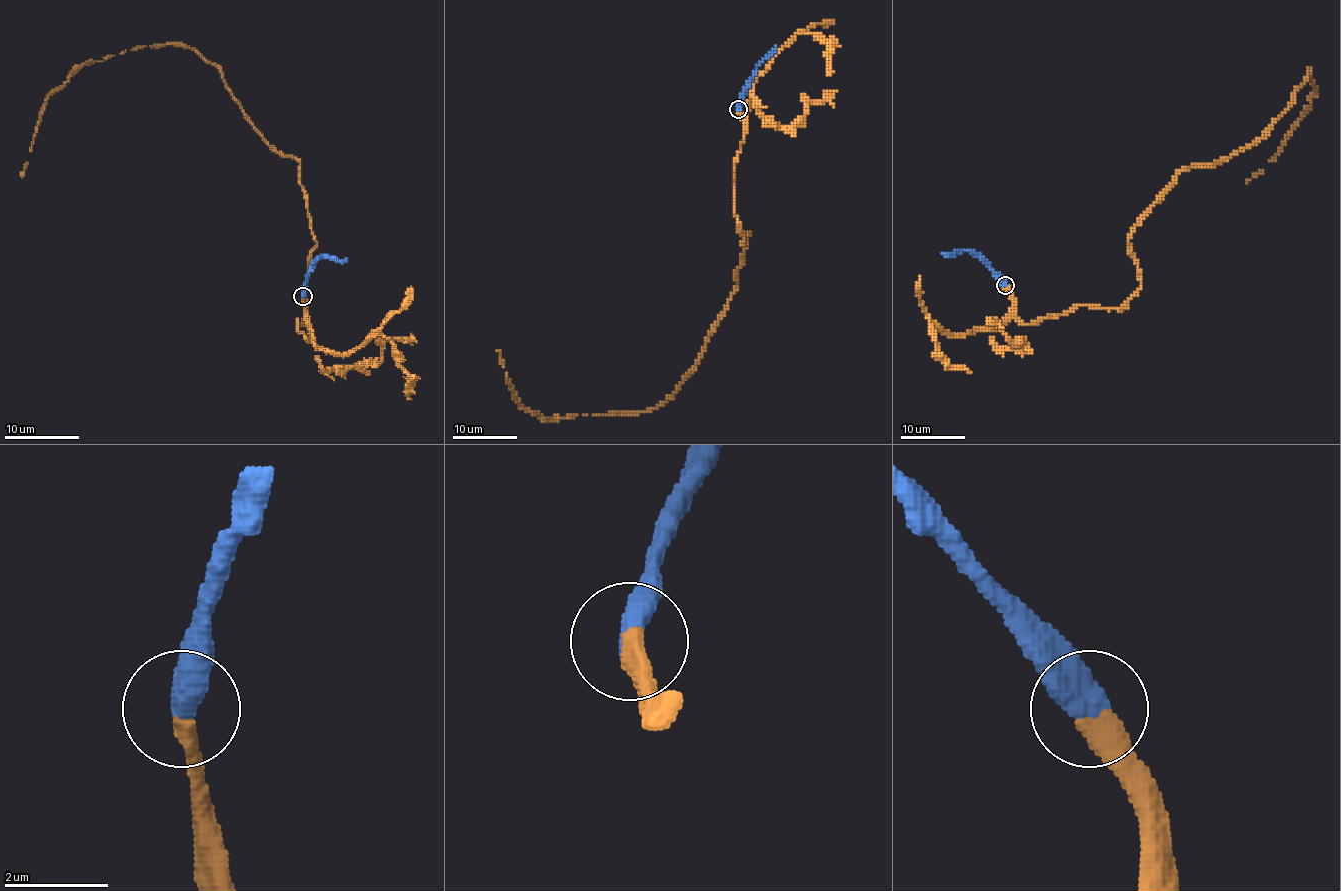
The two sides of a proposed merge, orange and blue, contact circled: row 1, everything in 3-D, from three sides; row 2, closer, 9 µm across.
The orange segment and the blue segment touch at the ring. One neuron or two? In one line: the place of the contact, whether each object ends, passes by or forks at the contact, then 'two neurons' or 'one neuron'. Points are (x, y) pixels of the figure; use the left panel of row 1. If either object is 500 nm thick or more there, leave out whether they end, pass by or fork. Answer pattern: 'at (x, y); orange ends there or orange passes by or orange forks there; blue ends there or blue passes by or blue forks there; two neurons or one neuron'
at (302, 296); one neuron

